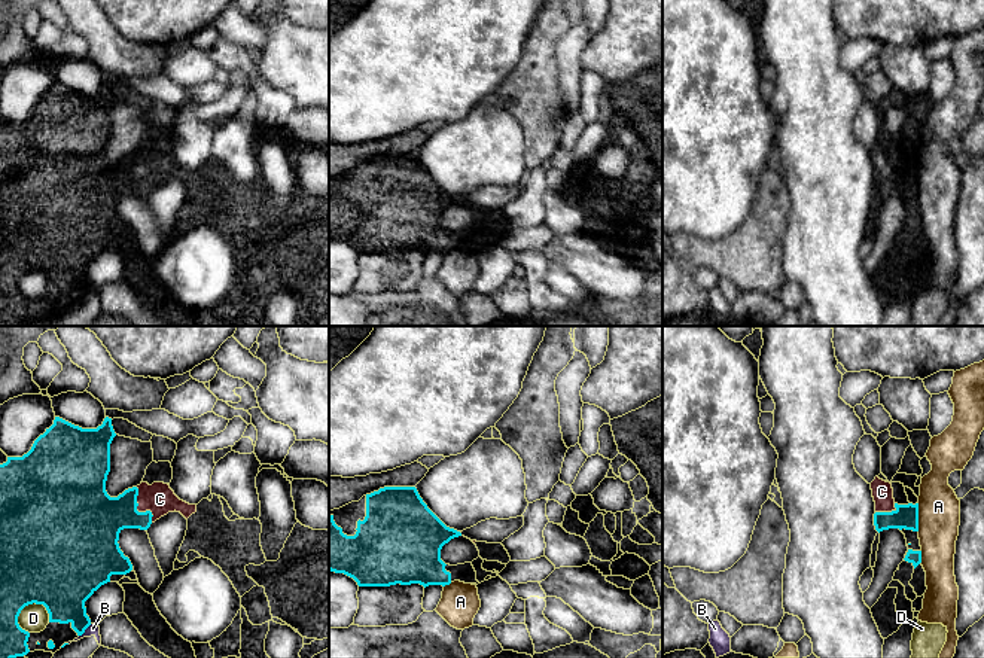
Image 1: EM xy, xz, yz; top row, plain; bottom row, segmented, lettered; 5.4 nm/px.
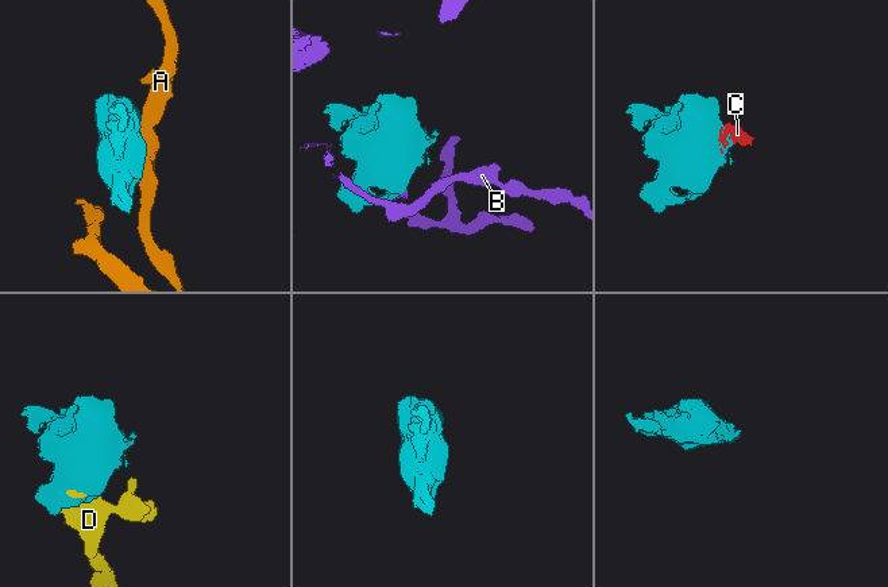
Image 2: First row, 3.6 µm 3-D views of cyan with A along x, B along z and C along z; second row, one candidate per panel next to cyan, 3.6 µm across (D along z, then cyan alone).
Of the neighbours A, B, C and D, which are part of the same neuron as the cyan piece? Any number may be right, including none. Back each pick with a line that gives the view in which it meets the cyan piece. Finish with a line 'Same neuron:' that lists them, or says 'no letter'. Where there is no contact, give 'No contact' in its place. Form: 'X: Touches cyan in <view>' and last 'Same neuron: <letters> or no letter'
C: Touches cyan in xy
Same neuron: C

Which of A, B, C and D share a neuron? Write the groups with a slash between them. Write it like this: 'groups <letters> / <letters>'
groups A / B / C / D

